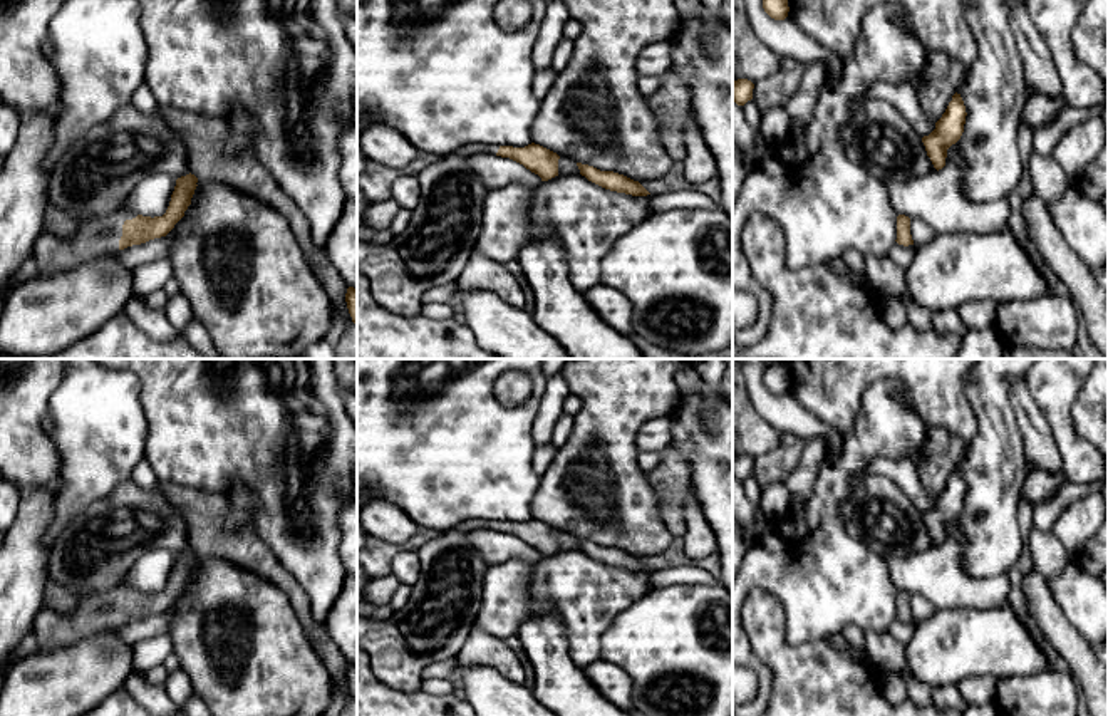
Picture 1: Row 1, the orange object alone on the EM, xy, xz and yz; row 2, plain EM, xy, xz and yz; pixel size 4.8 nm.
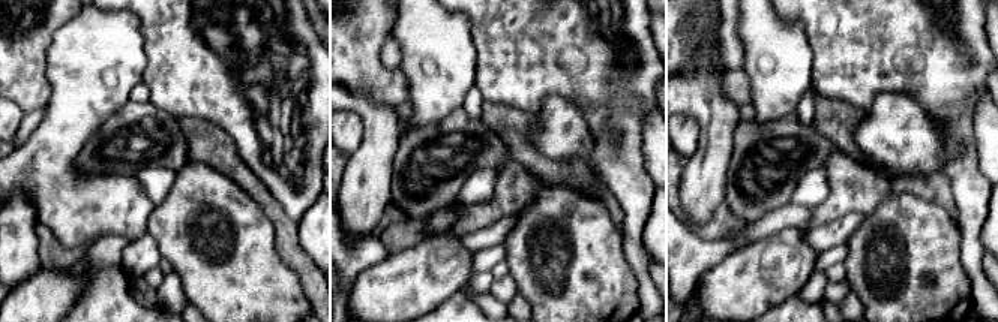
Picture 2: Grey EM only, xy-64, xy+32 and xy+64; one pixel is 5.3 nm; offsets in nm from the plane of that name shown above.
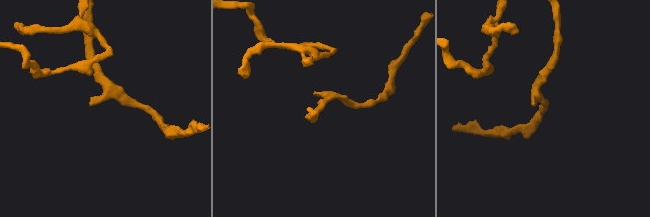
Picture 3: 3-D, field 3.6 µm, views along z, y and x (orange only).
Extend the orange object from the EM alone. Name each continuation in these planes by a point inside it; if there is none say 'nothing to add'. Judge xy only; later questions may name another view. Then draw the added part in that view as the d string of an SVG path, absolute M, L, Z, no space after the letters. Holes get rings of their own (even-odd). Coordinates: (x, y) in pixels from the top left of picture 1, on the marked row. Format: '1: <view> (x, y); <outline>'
1: xy (99, 237); M121 208L107 216L94 218L70 241L40 233L32 246L39 278L69 272L102 255L117 253L122 225L136 216L136 213Z

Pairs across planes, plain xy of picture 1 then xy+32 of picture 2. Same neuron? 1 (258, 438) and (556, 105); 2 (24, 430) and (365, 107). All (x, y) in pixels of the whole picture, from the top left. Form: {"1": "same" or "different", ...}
{"1": "different", "2": "different"}

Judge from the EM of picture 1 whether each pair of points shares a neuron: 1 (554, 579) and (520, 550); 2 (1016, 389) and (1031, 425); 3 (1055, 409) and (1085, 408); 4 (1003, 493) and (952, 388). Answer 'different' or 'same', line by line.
1: different
2: same
3: different
4: different

